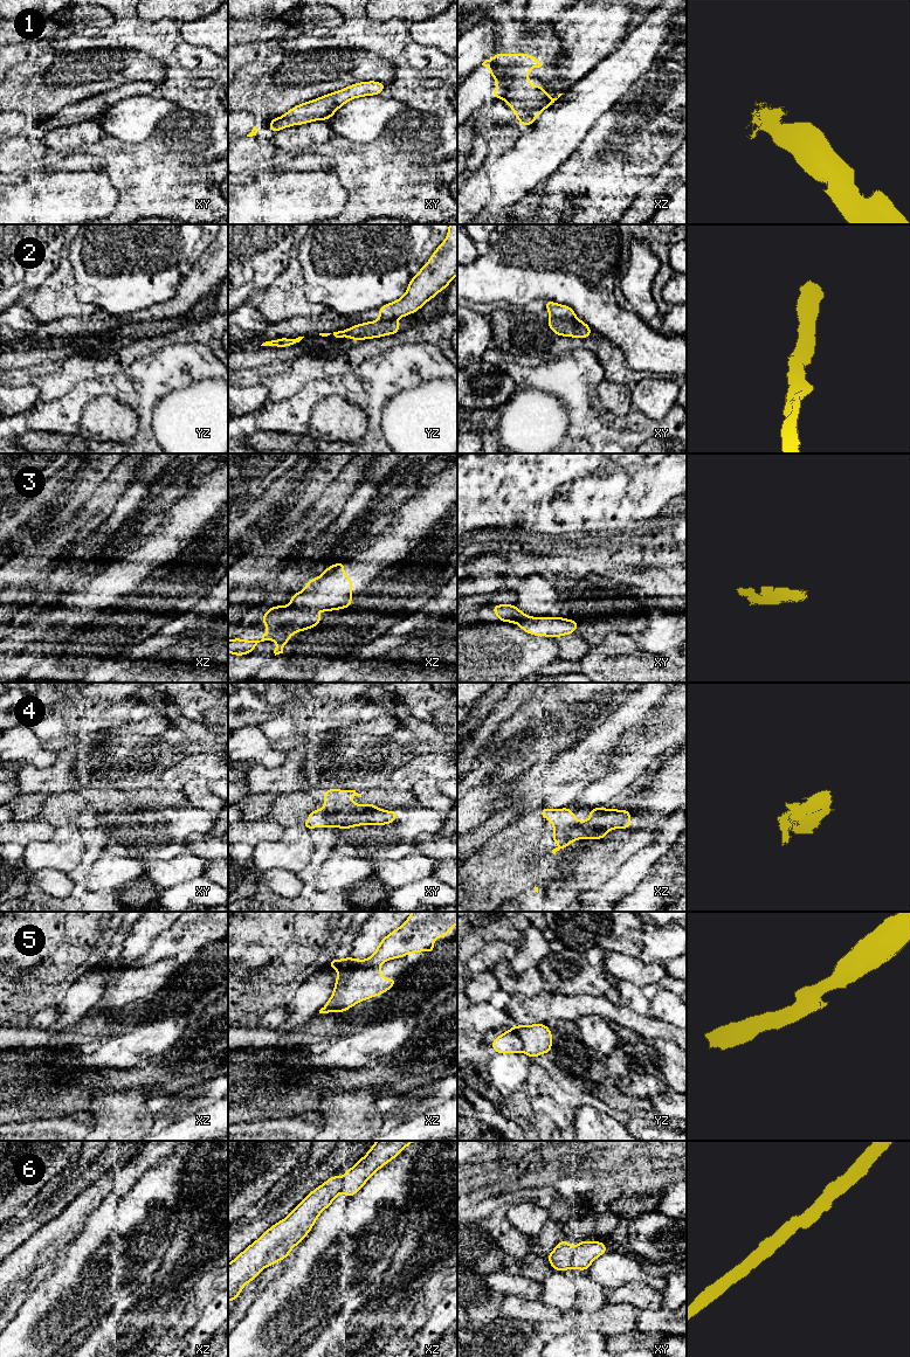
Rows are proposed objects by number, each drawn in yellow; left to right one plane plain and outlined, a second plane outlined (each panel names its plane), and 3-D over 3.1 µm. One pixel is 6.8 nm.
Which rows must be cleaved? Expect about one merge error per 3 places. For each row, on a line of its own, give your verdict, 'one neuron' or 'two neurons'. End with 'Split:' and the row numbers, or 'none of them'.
1: one neuron
2: two neurons
3: one neuron
4: one neuron
5: two neurons
6: one neuron
Split: 2, 5

